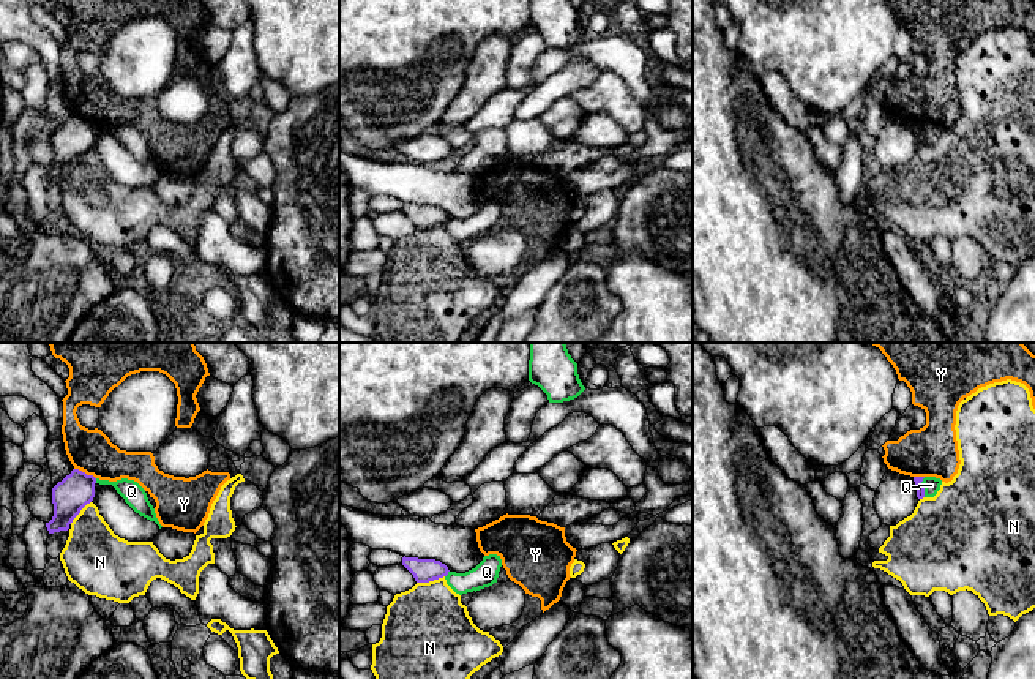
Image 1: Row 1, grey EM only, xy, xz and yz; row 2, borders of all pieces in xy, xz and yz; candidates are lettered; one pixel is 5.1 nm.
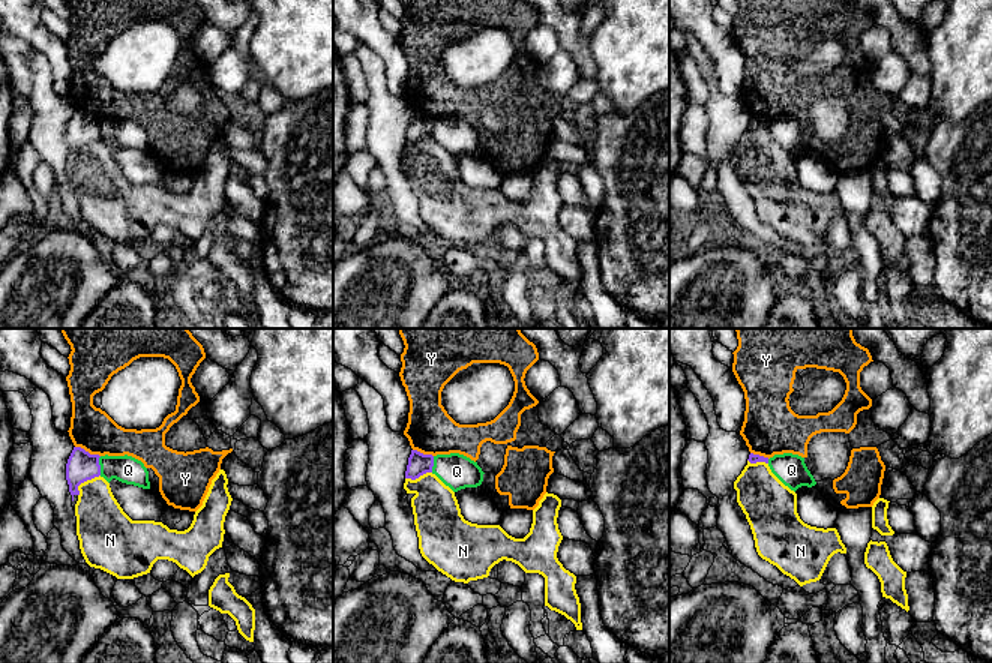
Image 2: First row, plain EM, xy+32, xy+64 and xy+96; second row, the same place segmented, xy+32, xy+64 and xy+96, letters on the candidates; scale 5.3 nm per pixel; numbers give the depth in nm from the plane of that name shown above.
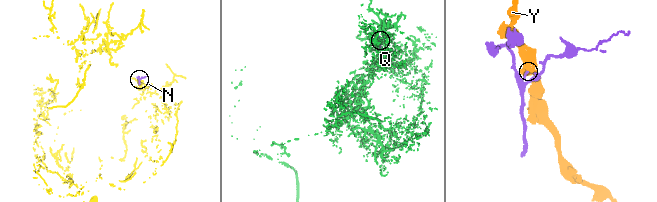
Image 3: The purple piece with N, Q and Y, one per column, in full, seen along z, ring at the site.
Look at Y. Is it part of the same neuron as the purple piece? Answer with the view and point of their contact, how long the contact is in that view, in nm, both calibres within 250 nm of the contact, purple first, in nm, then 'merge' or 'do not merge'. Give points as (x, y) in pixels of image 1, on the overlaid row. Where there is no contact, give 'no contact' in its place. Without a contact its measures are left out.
contact xy (84, 472); length 130 nm; calibres 180 and 220 nm; do not merge

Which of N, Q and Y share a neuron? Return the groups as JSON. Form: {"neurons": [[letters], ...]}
{"neurons": [["N"], ["Q"], ["Y"]]}

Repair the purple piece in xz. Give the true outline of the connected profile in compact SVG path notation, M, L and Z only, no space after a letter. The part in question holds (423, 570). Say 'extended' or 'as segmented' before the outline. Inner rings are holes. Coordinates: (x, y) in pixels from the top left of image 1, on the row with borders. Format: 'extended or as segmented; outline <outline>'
as segmented; outline M402 557L402 565L413 575L417 583L429 583L448 575L448 567L435 559Z

